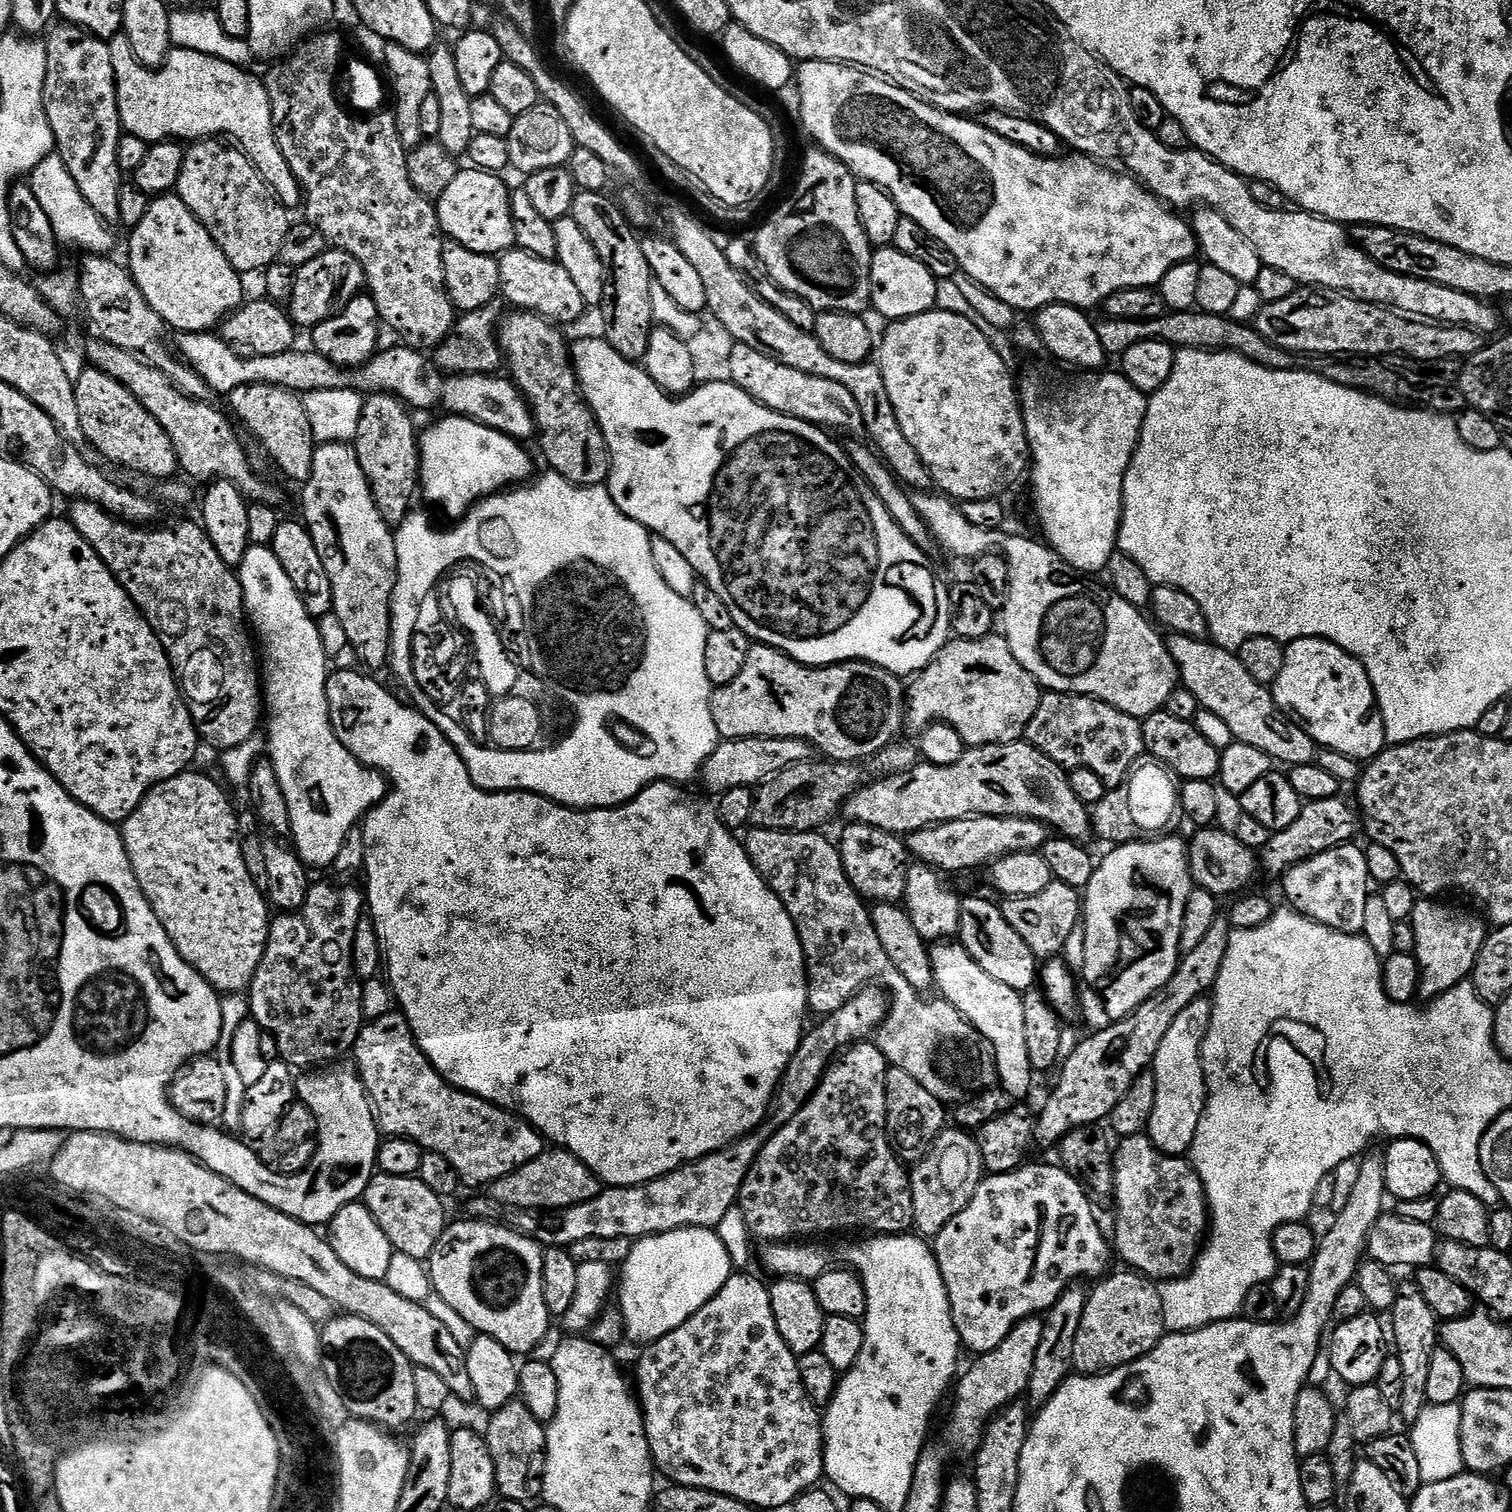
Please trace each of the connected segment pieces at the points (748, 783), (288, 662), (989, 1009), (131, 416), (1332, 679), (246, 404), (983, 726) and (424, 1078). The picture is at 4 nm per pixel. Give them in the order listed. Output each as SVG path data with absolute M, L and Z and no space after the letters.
M746 738L745 740L724 740L721 742L714 754L710 757L702 769L702 781L715 794L723 794L730 790L739 788L755 789L764 783L765 780L771 780L782 770L786 770L791 764L807 764L813 759L814 748L806 740L798 738Z
M252 546L240 563L238 575L244 591L244 611L262 649L262 688L266 693L267 707L268 704L272 707L272 734L267 741L266 752L282 782L286 806L290 806L290 836L296 839L295 851L309 869L331 869L338 858L338 850L344 848L350 830L357 827L366 814L384 799L386 780L379 772L365 768L334 734L326 698L330 657L324 652L317 621L309 616L294 582L290 582L290 574L282 570L282 562L278 562L271 547Z
M959 942L937 943L931 949L931 954L935 991L940 991L937 993L943 999L949 1000L971 1022L972 1027L979 1030L987 1047L992 1048L996 1055L996 1075L999 1087L1011 1094L1013 1101L1023 1101L1034 1087L1034 1081L1032 1081L1034 1069L1030 1062L1030 1054L1026 1051L1026 1025L1022 1015L1023 995L1015 992L1010 986L1006 986L1006 982L998 982L998 978L990 978L990 974L986 974L986 970L982 970L982 966L974 962L974 958Z
M94 366L85 367L76 381L78 418L82 422L85 441L93 444L108 459L126 466L140 474L154 477L154 480L175 477L178 463L175 446L158 419L130 394L122 382L110 378Z
M1313 636L1291 641L1285 647L1284 653L1286 663L1282 666L1282 674L1278 674L1278 682L1270 686L1278 707L1295 718L1321 749L1338 750L1338 754L1346 754L1361 762L1370 762L1380 755L1386 747L1384 719L1376 705L1376 691L1372 688L1362 662L1342 650L1342 646Z
M251 384L238 386L238 390L227 393L226 400L232 403L231 415L256 435L257 442L268 451L269 458L284 475L297 482L310 478L318 445L312 437L303 399L297 393L273 384Z
M993 634L977 640L949 639L936 659L926 665L906 688L906 724L909 729L924 730L933 724L949 724L962 734L968 748L981 748L987 744L1009 744L1027 733L1030 718L1040 705L1042 689L1030 670L1014 658L1007 639Z
M391 1010L384 1017L369 1020L358 1034L354 1047L355 1067L364 1078L368 1097L372 1100L372 1110L376 1113L376 1126L385 1137L410 1139L420 1145L424 1152L437 1152L450 1158L450 1166L458 1170L461 1185L480 1188L492 1185L498 1178L506 1178L514 1170L534 1162L546 1150L545 1137L522 1116L486 1102L469 1092L447 1084L438 1070L426 1058L426 1054L416 1045L414 1034L403 1012Z

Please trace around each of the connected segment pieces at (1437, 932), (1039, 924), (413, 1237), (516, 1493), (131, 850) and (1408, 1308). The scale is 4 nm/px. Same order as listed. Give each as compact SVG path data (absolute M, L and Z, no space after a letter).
M1436 898L1417 899L1414 914L1410 921L1416 939L1414 953L1420 964L1421 997L1435 998L1449 992L1454 986L1465 983L1472 975L1478 954L1484 945L1486 935L1485 921L1463 912L1460 908L1447 908Z
M1053 880L1042 894L1014 896L1000 904L1002 914L1014 930L1018 930L1018 938L1030 946L1030 950L1038 958L1056 958L1068 944L1072 935L1077 935L1082 924L1082 896L1077 889L1066 886L1060 880Z
M381 1171L373 1176L362 1197L362 1203L374 1214L374 1222L382 1226L386 1238L390 1238L393 1249L402 1254L410 1254L410 1258L427 1261L431 1257L434 1246L442 1238L446 1227L444 1220L445 1201L426 1182L415 1175L395 1176Z
M511 1400L497 1412L491 1413L486 1431L490 1454L496 1470L496 1490L503 1499L532 1502L544 1491L544 1467L547 1458L545 1421L534 1418L520 1401Z
M189 770L180 776L175 776L169 780L164 780L158 786L154 786L147 794L144 801L122 821L122 835L126 854L132 863L134 874L140 883L145 898L150 902L150 906L156 911L156 917L162 922L162 926L168 931L168 936L174 942L176 949L180 952L181 958L191 964L213 988L220 994L240 994L251 989L252 980L256 976L258 966L264 957L264 951L268 945L268 929L270 927L270 901L262 891L261 885L252 877L250 870L246 866L244 857L244 845L242 843L242 827L236 821L236 812L232 809L232 804L228 801L228 796L211 780L208 776L203 776L200 772Z
M1414 1282L1408 1284L1401 1283L1399 1285L1395 1305L1390 1309L1390 1317L1392 1316L1392 1328L1390 1324L1390 1336L1396 1339L1395 1351L1402 1362L1402 1383L1405 1388L1402 1389L1402 1406L1398 1410L1398 1416L1405 1420L1408 1426L1413 1426L1418 1422L1419 1415L1425 1405L1428 1404L1426 1398L1426 1377L1430 1371L1430 1358L1434 1358L1434 1350L1441 1343L1440 1329L1442 1327L1441 1321L1437 1320L1434 1310L1430 1310L1426 1298L1422 1296L1418 1290L1418 1286Z

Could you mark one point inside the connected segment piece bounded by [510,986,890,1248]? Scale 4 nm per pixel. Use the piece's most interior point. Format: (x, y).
(698, 1194)

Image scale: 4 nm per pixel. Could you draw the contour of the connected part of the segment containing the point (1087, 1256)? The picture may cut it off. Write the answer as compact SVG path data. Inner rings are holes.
M1025 1163L1023 1166L1015 1168L1014 1171L1001 1176L985 1175L984 1179L980 1181L974 1198L970 1198L970 1206L966 1206L966 1210L962 1210L962 1214L950 1218L950 1222L946 1222L946 1226L942 1226L942 1230L934 1237L934 1251L938 1270L942 1270L942 1282L946 1282L946 1294L950 1298L950 1310L960 1335L960 1343L967 1351L969 1348L972 1354L994 1350L1004 1341L1006 1334L1010 1334L1010 1330L1014 1330L1014 1326L1018 1322L1027 1320L1029 1316L1047 1313L1048 1309L1054 1306L1054 1302L1058 1302L1061 1294L1067 1288L1071 1288L1077 1282L1080 1282L1083 1276L1100 1278L1109 1271L1110 1240L1109 1237L1108 1240L1104 1237L1104 1232L1100 1229L1099 1222L1096 1221L1096 1212L1092 1209L1093 1201L1088 1193L1064 1167L1057 1166L1055 1163L1053 1163L1054 1165L1032 1163Z

